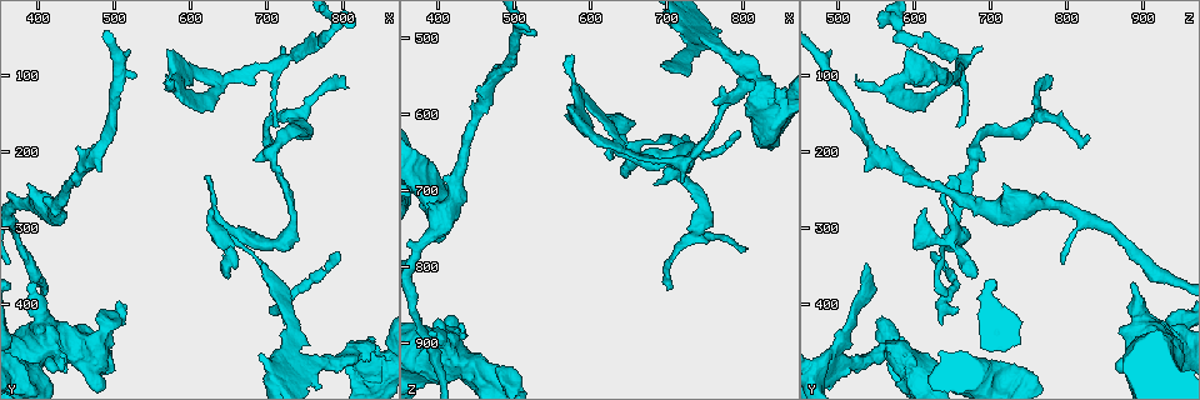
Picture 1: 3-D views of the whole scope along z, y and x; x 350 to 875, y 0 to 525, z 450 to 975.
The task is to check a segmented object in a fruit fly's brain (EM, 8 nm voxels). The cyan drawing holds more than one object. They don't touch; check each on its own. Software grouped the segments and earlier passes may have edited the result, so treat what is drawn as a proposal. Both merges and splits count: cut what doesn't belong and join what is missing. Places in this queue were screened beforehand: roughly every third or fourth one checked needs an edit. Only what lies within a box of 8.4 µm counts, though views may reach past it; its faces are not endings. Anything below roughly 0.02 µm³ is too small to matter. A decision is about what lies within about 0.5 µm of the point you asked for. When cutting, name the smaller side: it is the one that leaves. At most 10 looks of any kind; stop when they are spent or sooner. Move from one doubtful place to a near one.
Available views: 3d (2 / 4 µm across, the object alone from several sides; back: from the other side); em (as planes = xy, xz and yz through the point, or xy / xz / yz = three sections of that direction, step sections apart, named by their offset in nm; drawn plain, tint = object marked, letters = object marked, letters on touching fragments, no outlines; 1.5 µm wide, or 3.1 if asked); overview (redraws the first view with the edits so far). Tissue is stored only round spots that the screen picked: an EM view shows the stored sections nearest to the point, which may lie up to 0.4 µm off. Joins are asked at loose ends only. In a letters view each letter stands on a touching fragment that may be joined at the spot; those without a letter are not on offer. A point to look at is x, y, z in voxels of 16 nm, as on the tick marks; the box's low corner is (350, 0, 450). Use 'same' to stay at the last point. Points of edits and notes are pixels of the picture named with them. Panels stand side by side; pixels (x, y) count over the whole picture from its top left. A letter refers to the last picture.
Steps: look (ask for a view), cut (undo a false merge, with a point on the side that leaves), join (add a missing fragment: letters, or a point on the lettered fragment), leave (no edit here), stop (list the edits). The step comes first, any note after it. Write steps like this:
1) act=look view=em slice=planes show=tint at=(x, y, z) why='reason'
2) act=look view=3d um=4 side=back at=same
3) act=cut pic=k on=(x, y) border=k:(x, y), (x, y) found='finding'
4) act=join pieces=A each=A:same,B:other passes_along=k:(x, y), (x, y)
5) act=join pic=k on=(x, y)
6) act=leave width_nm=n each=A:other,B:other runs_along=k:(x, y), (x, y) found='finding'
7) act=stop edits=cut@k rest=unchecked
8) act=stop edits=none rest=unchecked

act=look view=em slice=yz step=8 show=letters at=(655, 320, 645) why='thin arm on a thick one'

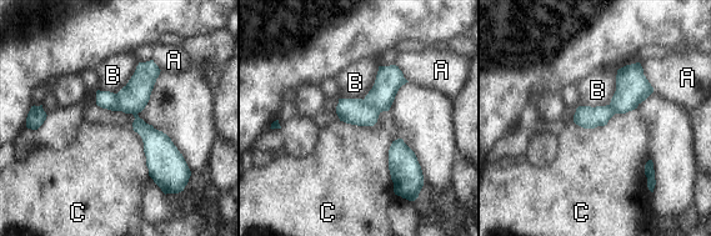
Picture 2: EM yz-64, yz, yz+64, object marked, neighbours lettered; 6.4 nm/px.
act=cut pic=2 on=(355, 111) each=A:other,B:other,C:other border=2:(362, 100), (380, 111) found='two cells meet here'

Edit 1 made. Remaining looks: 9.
act=look view=3d um=2 at=(570, 100, 525) why='branch stops here'

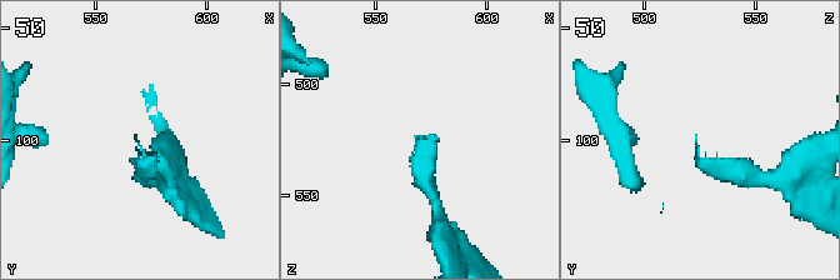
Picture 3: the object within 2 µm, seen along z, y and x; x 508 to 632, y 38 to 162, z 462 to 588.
act=look view=em slice=yz step=4 show=tint at=(571, 104, 523) why='need the tissue'

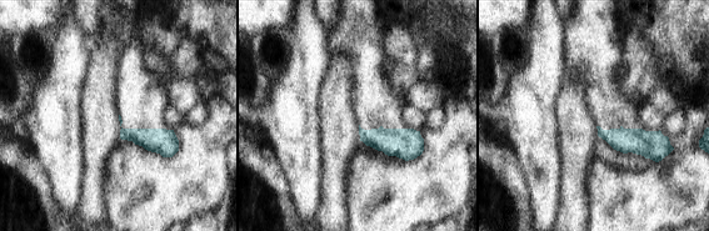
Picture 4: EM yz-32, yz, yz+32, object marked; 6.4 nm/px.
act=look view=em slice=planes show=letters at=same why='cut it another way'

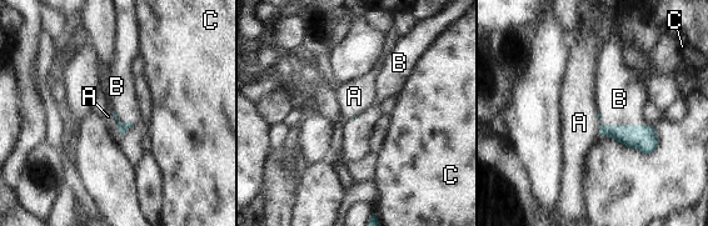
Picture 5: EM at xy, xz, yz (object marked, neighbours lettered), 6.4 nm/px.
act=join pieces=B longest_contact=B:340nm each=A:other,B:same,C:other found='the cell continues'

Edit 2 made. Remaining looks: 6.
act=look view=em slice=xy step=8 show=tint at=(810, 40, 555) why='an open end'

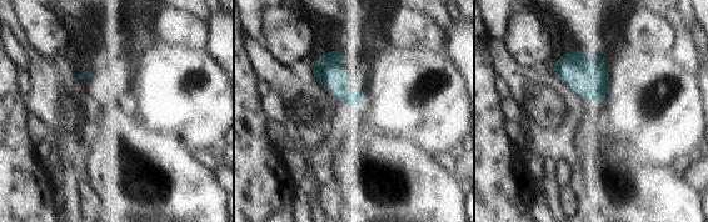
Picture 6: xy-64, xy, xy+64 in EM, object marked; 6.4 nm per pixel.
act=look view=em slice=planes show=letters at=same why='another direction'

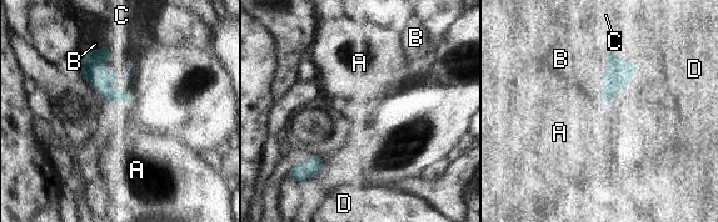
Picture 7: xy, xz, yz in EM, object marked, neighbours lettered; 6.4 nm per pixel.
act=leave longest_contact=B:140nm each=A:other,B:other,C:other,D:other found='no lettered fragment goes on from it'

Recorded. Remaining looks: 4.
act=look view=em slice=planes show=plain at=(805, 100, 780) why='branch stops here'

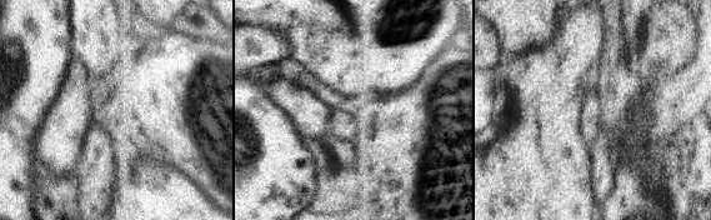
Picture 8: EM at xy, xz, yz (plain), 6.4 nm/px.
act=look view=em slice=planes show=letters at=same

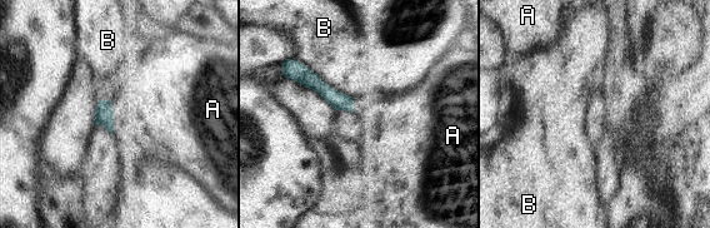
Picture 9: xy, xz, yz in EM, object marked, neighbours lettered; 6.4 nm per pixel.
act=join pieces=A longest_contact=B:460nm each=A:same,B:other found='it goes on there'

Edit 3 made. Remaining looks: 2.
act=stop edits=cut@2,join@5,join@9 rest=unchecked

